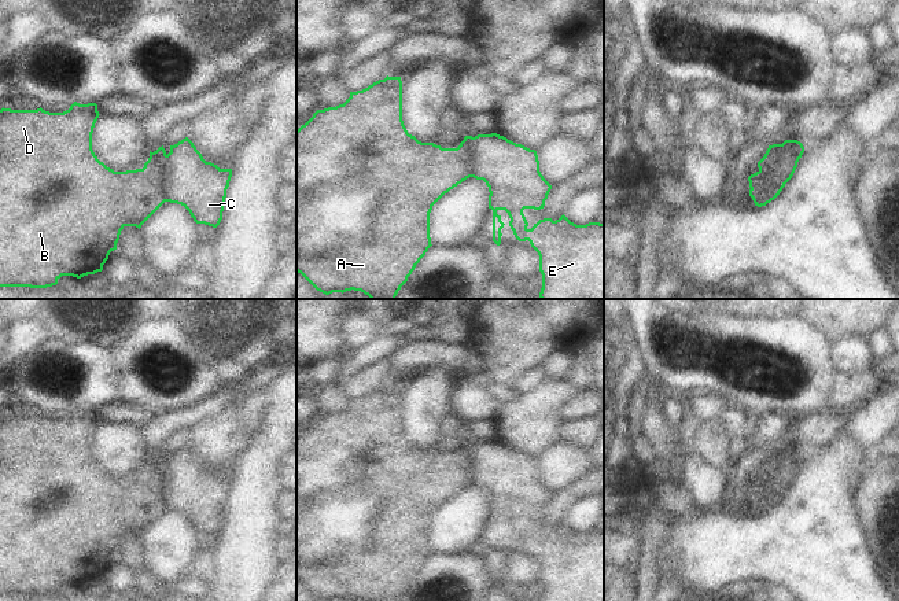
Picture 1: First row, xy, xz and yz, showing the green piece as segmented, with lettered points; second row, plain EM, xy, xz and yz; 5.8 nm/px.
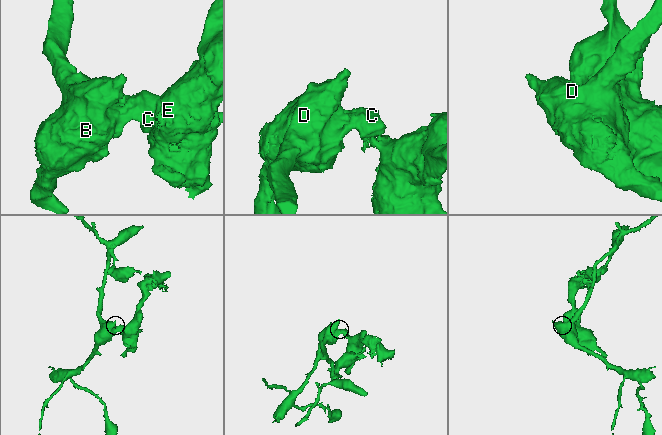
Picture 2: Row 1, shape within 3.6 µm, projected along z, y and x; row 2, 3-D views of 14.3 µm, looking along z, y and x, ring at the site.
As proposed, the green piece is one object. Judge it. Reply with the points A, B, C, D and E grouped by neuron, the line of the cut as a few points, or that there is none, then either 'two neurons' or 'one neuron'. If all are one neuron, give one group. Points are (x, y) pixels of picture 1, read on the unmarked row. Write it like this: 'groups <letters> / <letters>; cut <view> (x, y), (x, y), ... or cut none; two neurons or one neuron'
groups A B D / C E; cut yz (783, 452), (767, 474), (767, 485), (750, 491); two neurons

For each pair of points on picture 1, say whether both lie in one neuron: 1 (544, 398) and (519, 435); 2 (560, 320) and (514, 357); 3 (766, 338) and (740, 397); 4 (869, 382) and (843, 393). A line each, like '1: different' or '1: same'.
1: same
2: same
3: same
4: same

